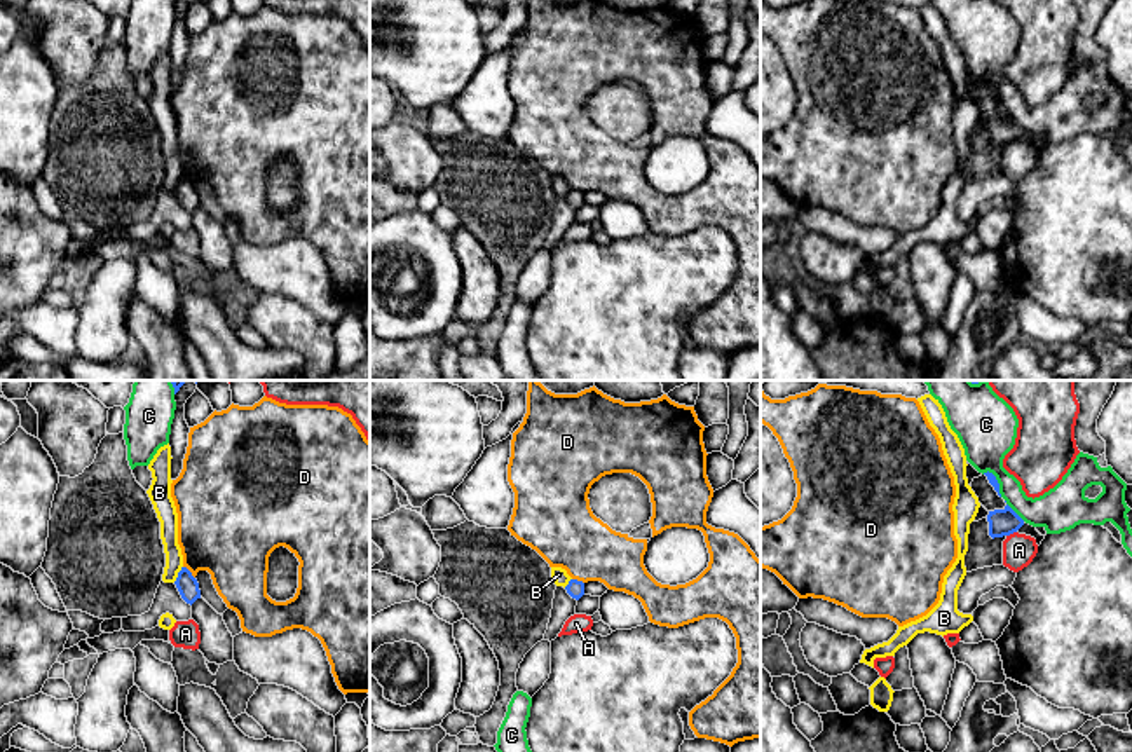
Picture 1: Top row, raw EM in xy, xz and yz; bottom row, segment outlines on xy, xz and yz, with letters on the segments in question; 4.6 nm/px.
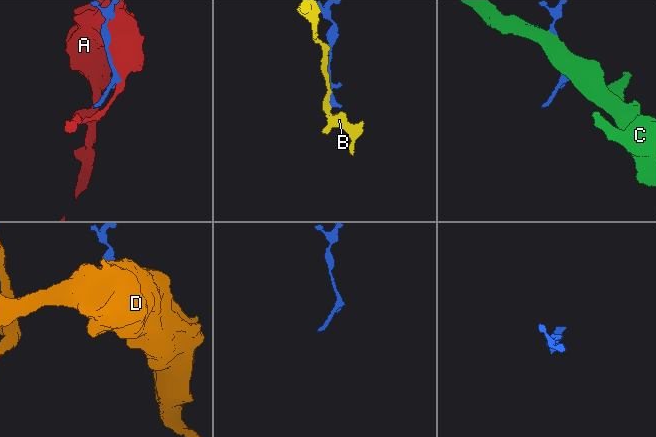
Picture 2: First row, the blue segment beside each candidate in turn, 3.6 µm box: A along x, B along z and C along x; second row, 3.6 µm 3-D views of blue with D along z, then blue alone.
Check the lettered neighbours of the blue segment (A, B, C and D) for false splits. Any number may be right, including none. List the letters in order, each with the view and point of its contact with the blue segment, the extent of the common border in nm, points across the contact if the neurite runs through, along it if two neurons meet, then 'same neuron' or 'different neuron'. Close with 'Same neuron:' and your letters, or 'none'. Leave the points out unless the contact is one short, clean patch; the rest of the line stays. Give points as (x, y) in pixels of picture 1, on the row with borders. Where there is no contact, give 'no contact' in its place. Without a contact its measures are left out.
A: meets blue in yz at (1010, 533); contact 50 nm long; different neuron
B: meets blue in xy at (178, 574); contact 90 nm long; border along xy (182, 566), (173, 581); different neuron
C: meets blue in yz at (1012, 510); contact 140 nm long; different neuron
D: meets blue in xy at (190, 573); contact 80 nm long; different neuron
Same neuron: none

